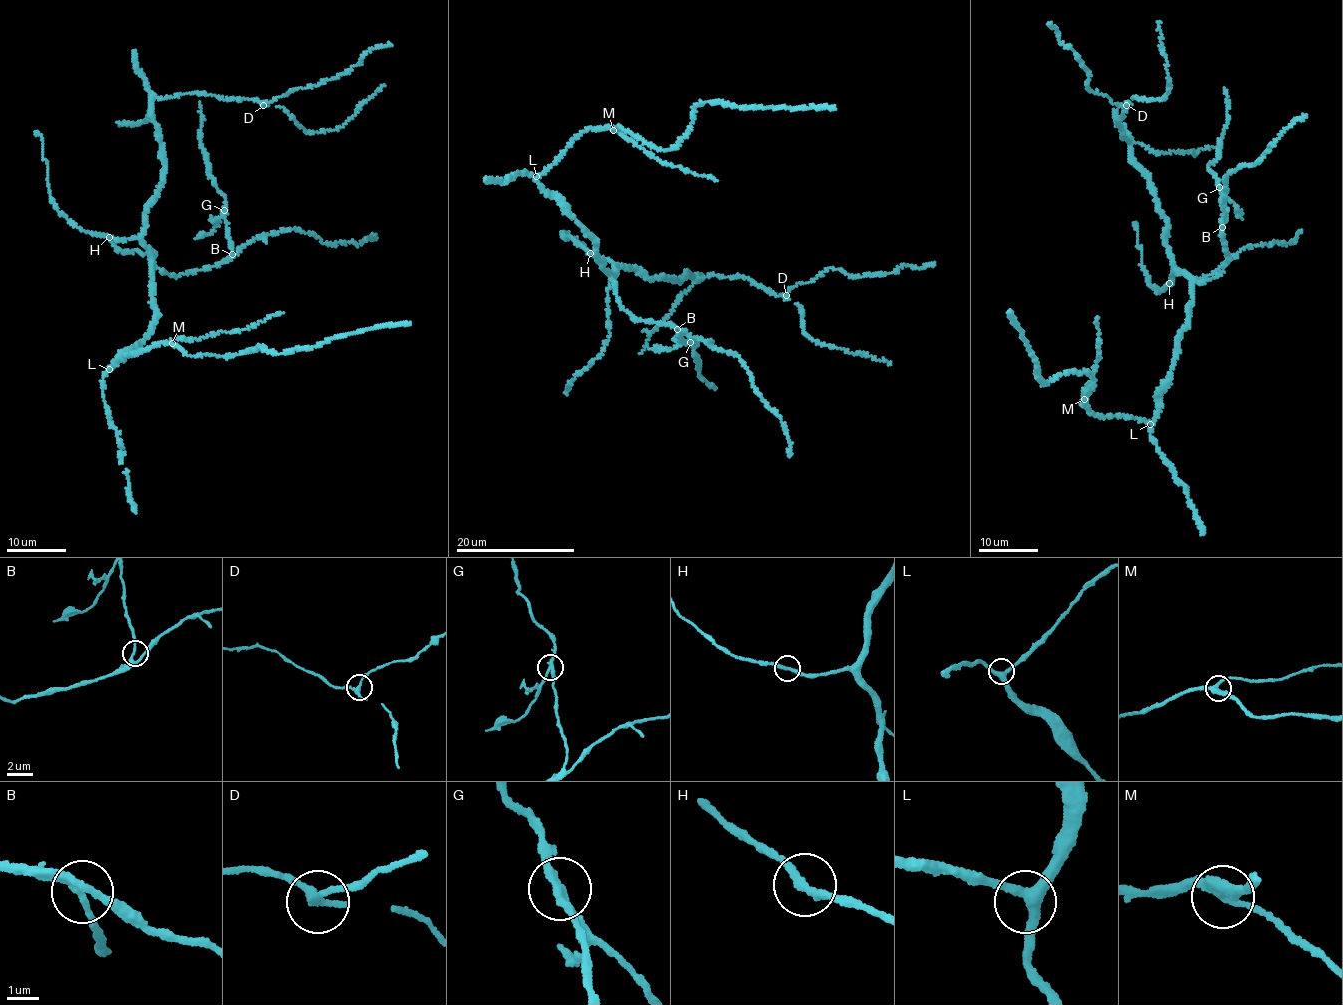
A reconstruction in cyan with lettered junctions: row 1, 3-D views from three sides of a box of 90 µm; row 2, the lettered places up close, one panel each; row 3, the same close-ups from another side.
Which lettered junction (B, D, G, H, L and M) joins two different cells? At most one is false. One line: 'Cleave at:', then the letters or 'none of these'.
Cleave at: G

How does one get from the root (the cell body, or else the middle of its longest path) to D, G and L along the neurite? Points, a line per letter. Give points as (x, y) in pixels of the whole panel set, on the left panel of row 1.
D: (152, 300), (142, 234), (165, 159), (152, 101), (205, 92), (263, 105)
G: (152, 300), (151, 266), (176, 277), (218, 265), (231, 255), (224, 209)
L: (152, 300), (155, 321), (152, 333), (109, 369)

